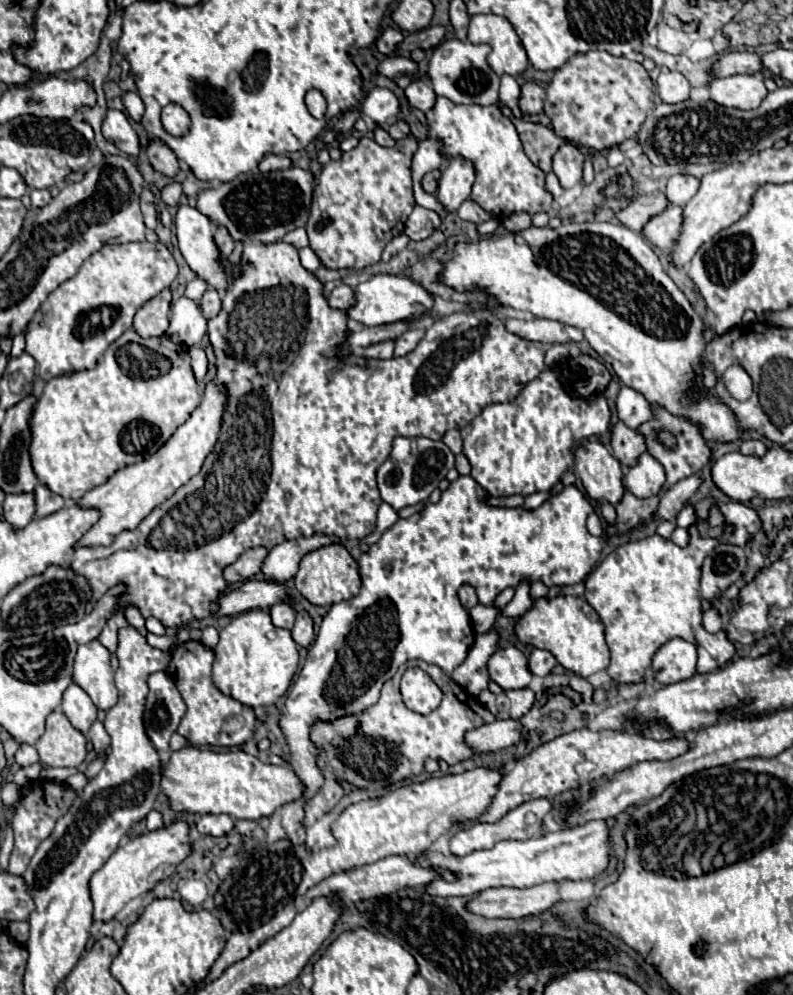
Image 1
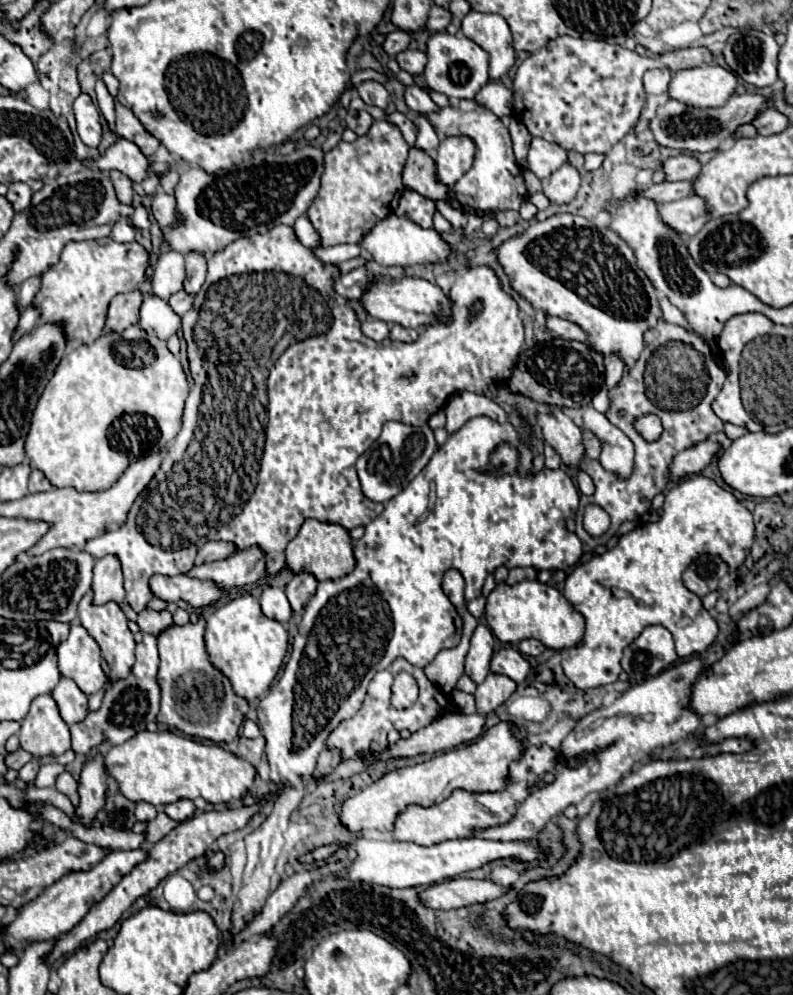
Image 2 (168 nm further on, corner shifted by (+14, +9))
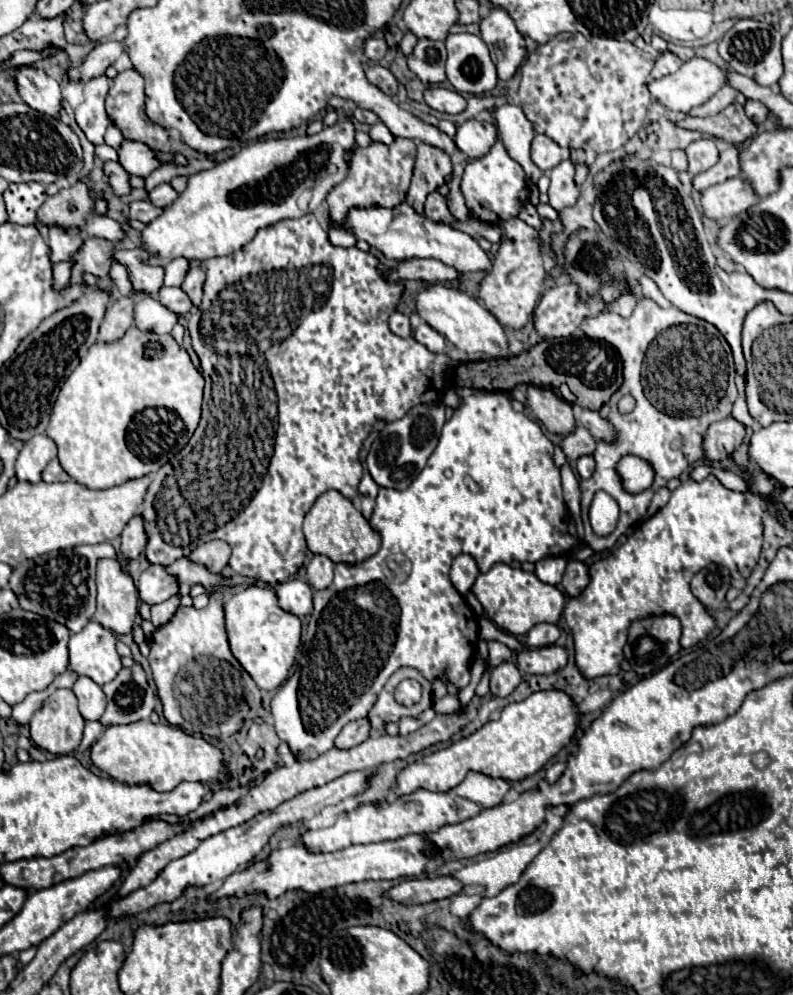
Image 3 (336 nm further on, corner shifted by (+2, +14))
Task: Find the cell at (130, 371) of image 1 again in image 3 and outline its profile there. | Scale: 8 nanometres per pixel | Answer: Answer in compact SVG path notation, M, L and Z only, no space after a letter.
M132 326L122 340L118 342L112 342L112 344L104 344L104 342L96 342L88 354L82 358L80 366L66 378L64 386L60 388L60 394L56 398L56 404L52 408L52 416L50 416L50 424L46 428L46 436L52 438L58 446L58 460L60 460L60 466L66 470L66 474L84 484L86 488L90 490L104 490L104 488L112 488L112 486L118 486L118 484L124 484L128 480L134 480L134 478L140 478L140 476L146 476L146 474L152 474L156 472L156 468L160 468L162 464L166 464L168 460L172 460L172 456L176 456L176 452L180 452L180 448L184 448L184 444L190 440L190 436L194 434L196 426L198 426L198 420L200 420L200 406L202 406L202 390L204 390L204 378L202 374L194 368L188 352L176 344L176 340L170 336L170 334L164 334L164 336L158 336L154 332L142 332L138 330L136 326Z

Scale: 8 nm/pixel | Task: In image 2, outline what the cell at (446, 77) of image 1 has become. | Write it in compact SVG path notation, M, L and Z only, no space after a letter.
M434 33L428 39L428 65L424 71L426 85L438 93L444 93L454 99L472 99L482 85L490 81L488 77L488 53L474 41L466 39L464 35L450 35L450 33Z

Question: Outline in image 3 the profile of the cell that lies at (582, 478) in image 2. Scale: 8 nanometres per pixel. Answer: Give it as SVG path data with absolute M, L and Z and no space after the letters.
M582 456L582 458L578 460L578 466L576 466L580 478L584 478L584 480L594 474L594 468L596 468L596 464L594 464L594 458L592 458L592 456Z

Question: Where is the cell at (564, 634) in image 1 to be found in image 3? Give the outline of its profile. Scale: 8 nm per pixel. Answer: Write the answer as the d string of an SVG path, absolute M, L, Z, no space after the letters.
M494 564L486 574L478 574L472 592L482 602L492 622L514 636L528 634L532 626L542 622L558 624L566 602L564 592L560 592L556 586L540 582L534 572L524 572L522 568L512 568L508 564Z

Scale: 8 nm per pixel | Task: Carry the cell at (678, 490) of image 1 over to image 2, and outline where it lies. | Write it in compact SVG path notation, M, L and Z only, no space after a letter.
M704 439L684 451L680 451L670 467L670 475L672 479L680 479L680 477L690 477L700 473L720 451L720 443L712 441L712 439Z

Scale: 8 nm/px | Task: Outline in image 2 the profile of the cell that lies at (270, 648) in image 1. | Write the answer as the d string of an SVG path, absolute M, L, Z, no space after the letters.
M240 595L220 605L206 619L206 649L212 665L230 679L234 691L240 697L254 701L270 689L278 669L282 667L288 651L288 633L278 621L268 619L262 613L256 597Z

